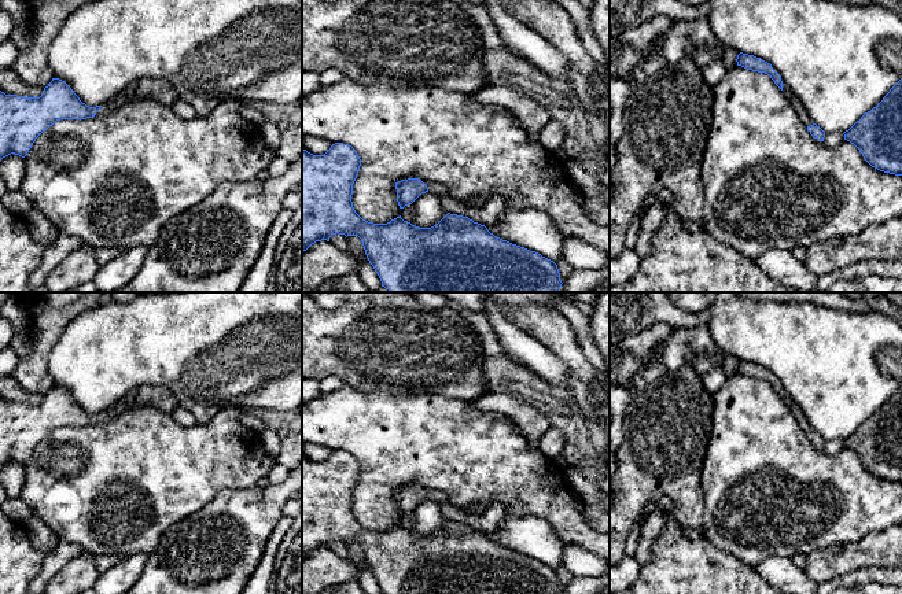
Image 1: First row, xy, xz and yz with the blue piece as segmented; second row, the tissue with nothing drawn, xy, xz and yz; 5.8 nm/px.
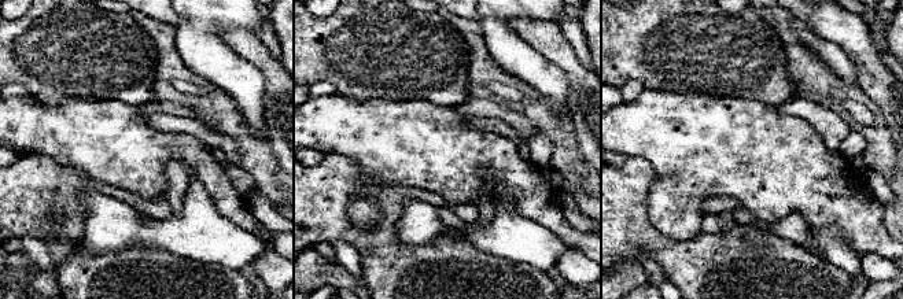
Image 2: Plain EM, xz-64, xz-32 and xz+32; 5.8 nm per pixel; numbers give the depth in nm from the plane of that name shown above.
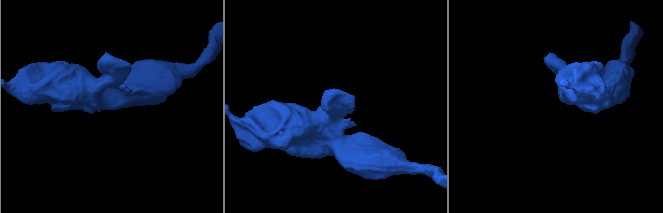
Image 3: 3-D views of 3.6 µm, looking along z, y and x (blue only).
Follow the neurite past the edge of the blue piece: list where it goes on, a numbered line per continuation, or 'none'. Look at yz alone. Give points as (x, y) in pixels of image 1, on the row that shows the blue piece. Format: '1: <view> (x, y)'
1: yz (803, 115)

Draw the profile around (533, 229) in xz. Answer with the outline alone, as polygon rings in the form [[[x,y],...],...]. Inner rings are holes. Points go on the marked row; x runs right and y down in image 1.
[[[507,206],[498,224],[485,226],[494,236],[535,251],[555,263],[563,258],[563,246],[567,237],[541,210]]]

